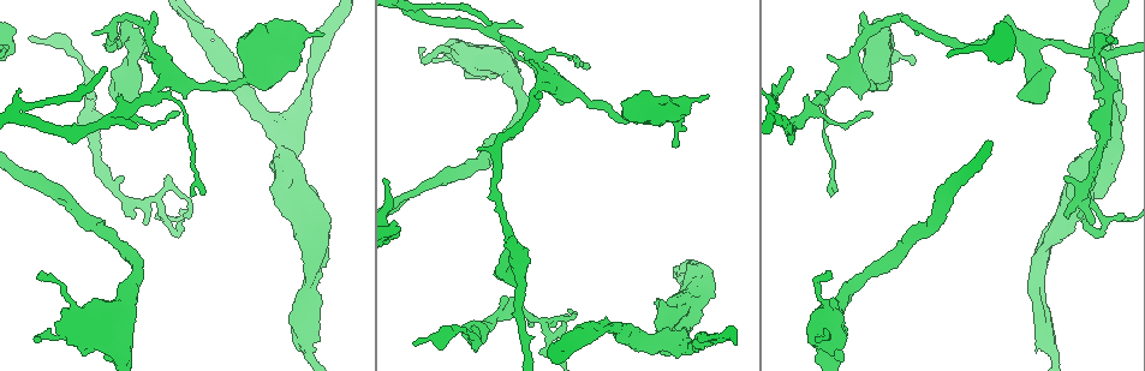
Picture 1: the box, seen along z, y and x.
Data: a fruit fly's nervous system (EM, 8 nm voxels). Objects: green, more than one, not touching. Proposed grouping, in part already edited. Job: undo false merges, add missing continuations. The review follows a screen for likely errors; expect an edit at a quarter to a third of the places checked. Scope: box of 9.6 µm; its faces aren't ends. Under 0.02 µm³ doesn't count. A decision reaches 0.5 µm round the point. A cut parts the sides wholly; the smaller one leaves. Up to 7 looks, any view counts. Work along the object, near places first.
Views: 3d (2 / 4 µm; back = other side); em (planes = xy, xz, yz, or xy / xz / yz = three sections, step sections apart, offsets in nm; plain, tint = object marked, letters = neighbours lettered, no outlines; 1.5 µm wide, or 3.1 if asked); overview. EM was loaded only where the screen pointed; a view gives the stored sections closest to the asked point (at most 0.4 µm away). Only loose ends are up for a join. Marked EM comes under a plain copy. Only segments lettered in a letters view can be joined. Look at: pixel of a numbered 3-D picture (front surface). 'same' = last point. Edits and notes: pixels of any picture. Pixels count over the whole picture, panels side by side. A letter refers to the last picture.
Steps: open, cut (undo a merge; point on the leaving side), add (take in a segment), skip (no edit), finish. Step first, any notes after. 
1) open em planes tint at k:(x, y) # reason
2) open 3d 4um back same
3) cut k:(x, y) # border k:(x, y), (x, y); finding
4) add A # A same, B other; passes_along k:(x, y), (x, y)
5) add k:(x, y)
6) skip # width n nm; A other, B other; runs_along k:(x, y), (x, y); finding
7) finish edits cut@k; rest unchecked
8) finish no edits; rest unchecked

open 3d 4um at 1:(507, 250) # stops while still wide

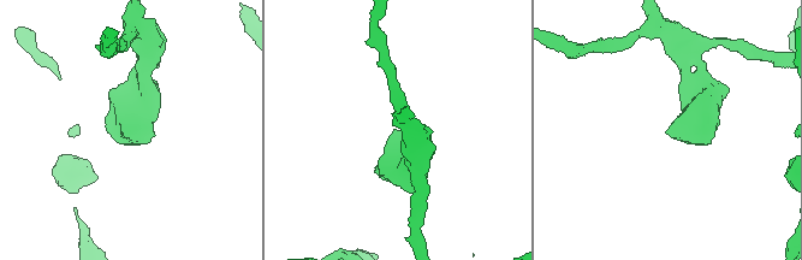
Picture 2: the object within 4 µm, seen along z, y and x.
open em planes letters at 2:(394, 130) # shape alone is not enough

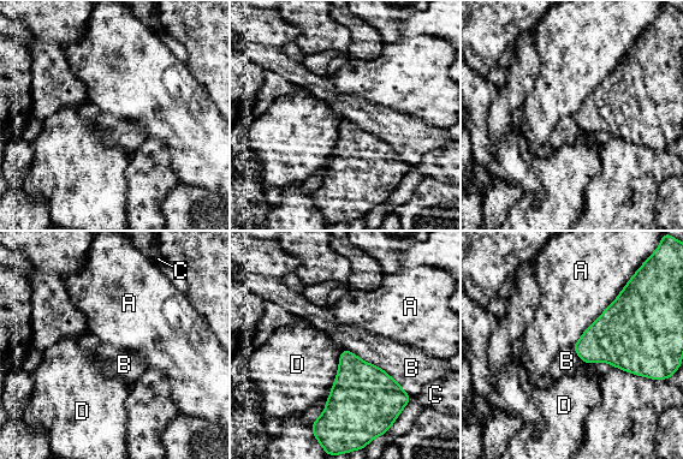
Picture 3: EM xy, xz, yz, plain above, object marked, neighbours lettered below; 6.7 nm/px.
skip # A other, B other, C other, D other; none of them fits

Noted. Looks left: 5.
open 3d 4um back at 1:(14, 32) # an open end

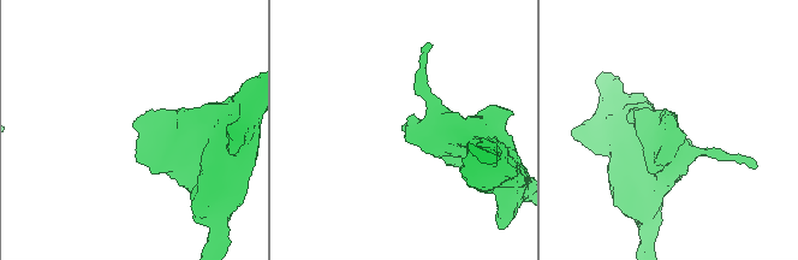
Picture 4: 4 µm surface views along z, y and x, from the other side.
open em 3.1um yz step 16 tint at 4:(676, 123)

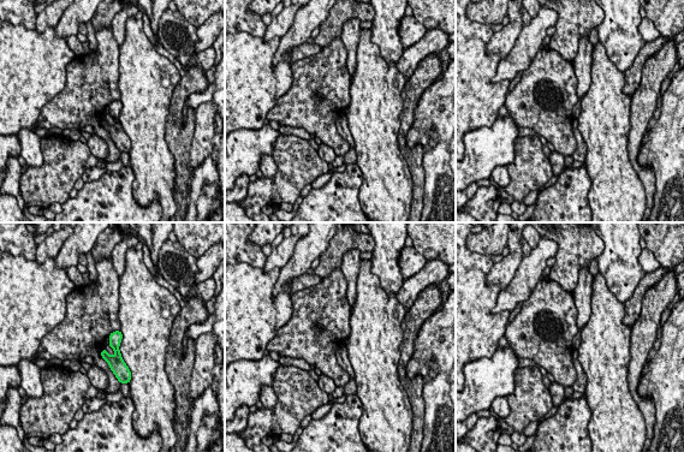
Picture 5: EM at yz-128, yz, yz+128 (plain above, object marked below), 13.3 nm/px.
open em 3.1um planes letters same # another direction

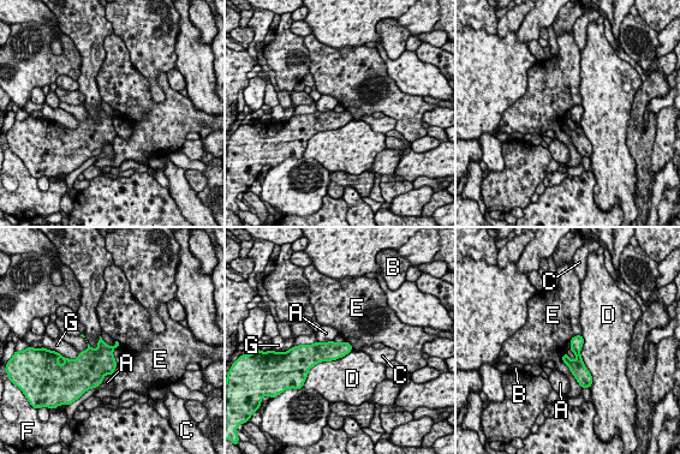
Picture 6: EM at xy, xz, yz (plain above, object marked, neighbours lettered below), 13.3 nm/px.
skip # A other, B other, C other, D other, E other, F other, G other; border 6:(82, 334), (93, 348), (97, 348); no lettered segment goes on from it

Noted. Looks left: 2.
finish no edits; rest unchecked

